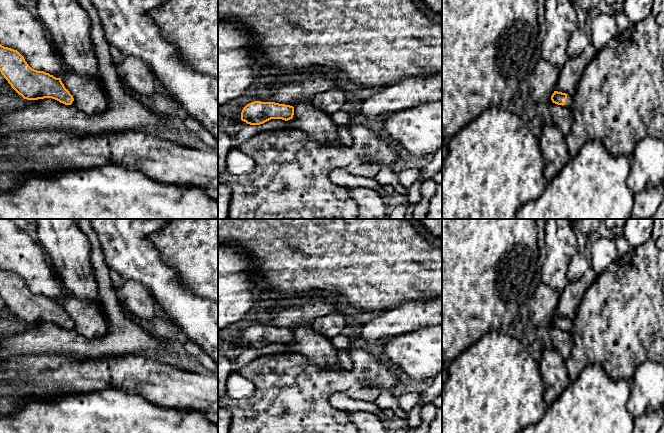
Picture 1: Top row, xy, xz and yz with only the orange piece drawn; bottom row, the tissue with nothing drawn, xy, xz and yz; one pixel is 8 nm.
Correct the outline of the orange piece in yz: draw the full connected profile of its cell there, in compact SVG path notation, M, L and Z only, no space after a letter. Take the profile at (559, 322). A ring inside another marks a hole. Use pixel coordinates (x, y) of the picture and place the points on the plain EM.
M554 315L551 320L551 324L555 328L562 329L568 332L574 332L573 320L568 319L566 317Z

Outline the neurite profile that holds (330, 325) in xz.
M333 312L318 317L310 323L314 331L329 339L341 334L346 325L347 321L345 316L339 312Z

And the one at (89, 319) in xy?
M67 291L59 301L75 325L75 331L88 339L100 339L108 330L105 312L99 305L84 301Z

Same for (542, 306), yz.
M540 282L529 301L529 317L533 324L549 324L555 315L560 299L557 290Z

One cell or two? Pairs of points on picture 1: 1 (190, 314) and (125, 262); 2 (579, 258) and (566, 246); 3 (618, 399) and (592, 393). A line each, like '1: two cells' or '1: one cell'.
1: one cell
2: two cells
3: one cell

